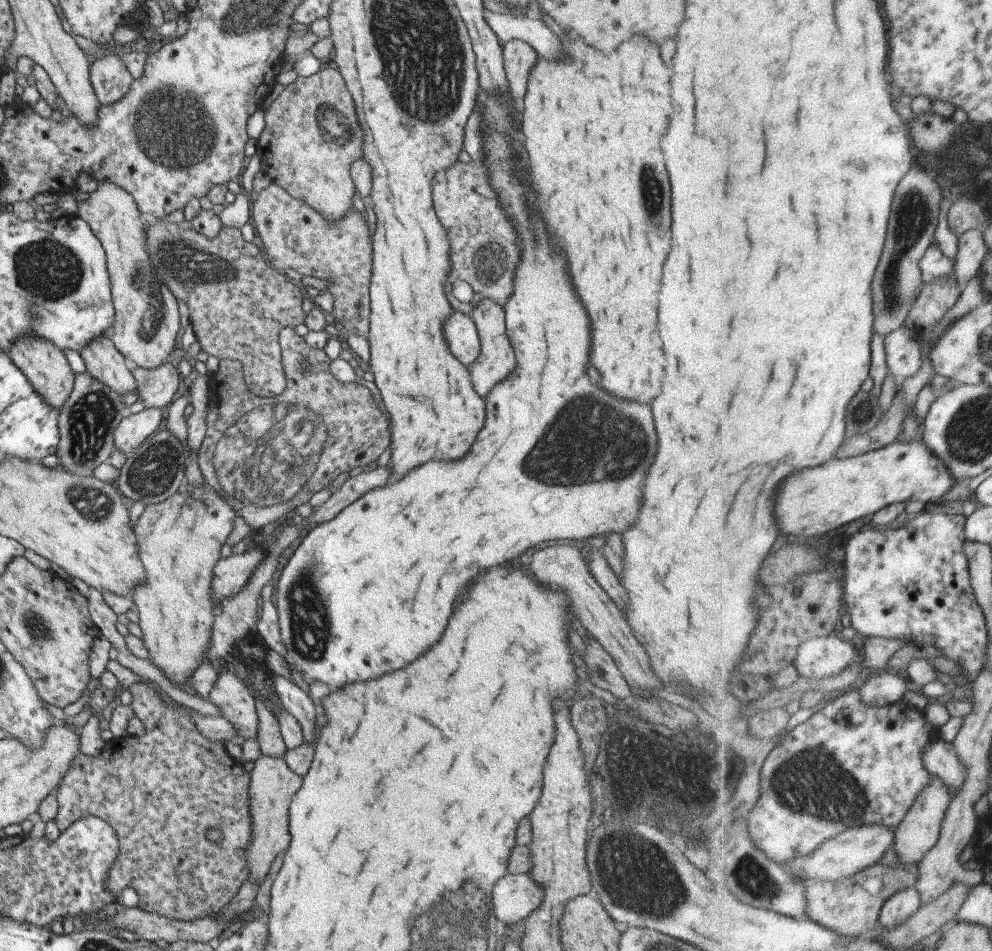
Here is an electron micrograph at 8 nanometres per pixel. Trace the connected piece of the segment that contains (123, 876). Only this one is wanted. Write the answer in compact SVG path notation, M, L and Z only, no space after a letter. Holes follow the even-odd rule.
M135 682L127 690L131 694L129 708L133 710L135 717L143 724L144 733L140 736L126 735L122 738L112 738L110 741L105 741L105 745L99 755L84 756L79 752L73 758L69 770L67 770L67 773L56 787L55 797L58 808L54 818L55 825L59 832L64 832L73 822L89 815L103 820L103 822L113 828L118 838L119 852L117 852L117 858L113 860L113 864L109 866L109 871L107 872L108 880L105 880L105 888L113 894L114 899L120 896L123 889L132 888L139 897L137 907L147 913L155 913L166 919L187 922L199 920L204 916L209 918L213 914L219 914L228 906L229 900L233 899L233 896L237 893L237 888L243 884L243 880L249 874L247 860L245 860L247 858L245 850L247 850L247 844L249 844L249 839L251 838L251 816L249 814L248 798L250 773L245 772L242 764L227 754L223 742L209 742L205 736L201 736L201 732L197 732L197 728L195 728L195 724L191 720L189 708L181 707L176 703L175 706L167 706L165 704L166 698L164 697L161 700L159 694L155 694L155 690L149 684L145 684L145 682ZM209 829L217 829L221 832L220 842L214 843L206 839L206 831Z

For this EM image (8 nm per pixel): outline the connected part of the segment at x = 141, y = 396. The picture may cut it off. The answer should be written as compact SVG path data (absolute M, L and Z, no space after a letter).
M169 362L156 368L142 368L130 364L131 375L136 383L136 395L144 408L169 406L173 394L177 393L183 380L177 368Z

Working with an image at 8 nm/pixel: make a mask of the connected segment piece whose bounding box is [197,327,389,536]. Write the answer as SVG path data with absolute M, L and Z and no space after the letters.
M285 327L279 331L278 345L280 348L280 363L285 378L285 389L282 394L275 397L265 397L263 399L256 397L247 389L245 380L242 380L242 365L232 359L221 359L219 369L213 372L209 379L209 408L205 414L205 435L201 440L199 452L197 452L197 468L203 477L203 481L217 492L219 496L228 501L236 512L236 516L241 516L241 520L249 525L253 536L261 532L261 528L269 528L269 524L277 524L281 516L289 516L289 511L293 511L297 505L309 502L309 498L327 487L339 474L349 472L353 468L365 469L368 464L375 462L389 445L388 421L384 414L376 406L376 403L367 388L353 382L342 384L336 381L329 371L330 359L325 355L323 349L313 349L295 333L292 327Z

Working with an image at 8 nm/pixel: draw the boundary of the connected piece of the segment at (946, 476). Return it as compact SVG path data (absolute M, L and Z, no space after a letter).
M902 438L879 450L853 458L835 457L817 468L809 468L809 472L797 472L797 476L789 476L787 490L781 486L781 496L777 496L777 522L781 524L781 532L789 536L805 536L805 539L821 537L829 530L845 526L857 518L876 515L882 508L891 504L919 501L923 502L925 507L937 506L937 502L941 502L941 498L958 482L952 469L923 442Z

